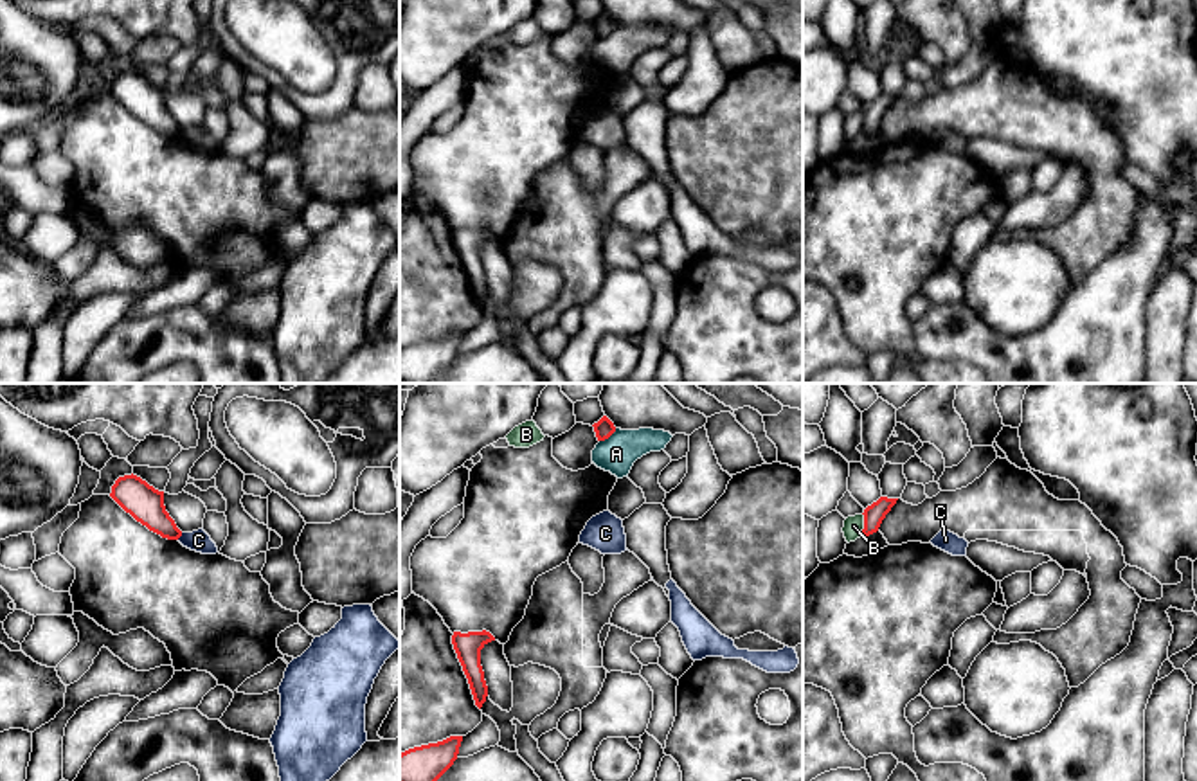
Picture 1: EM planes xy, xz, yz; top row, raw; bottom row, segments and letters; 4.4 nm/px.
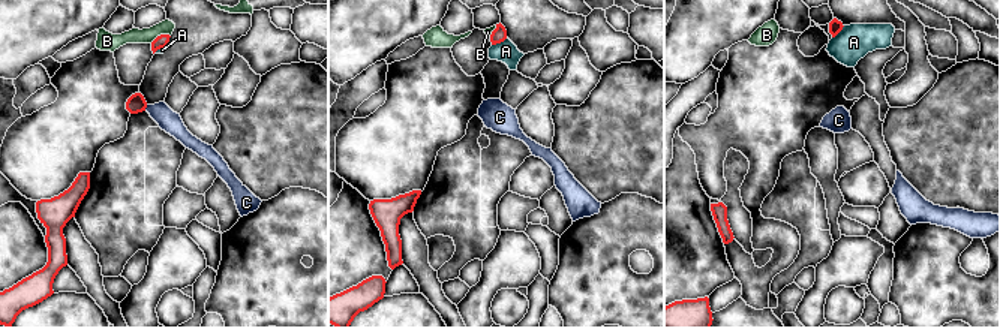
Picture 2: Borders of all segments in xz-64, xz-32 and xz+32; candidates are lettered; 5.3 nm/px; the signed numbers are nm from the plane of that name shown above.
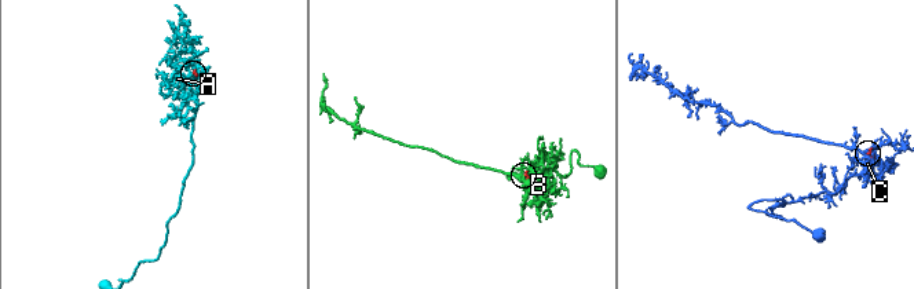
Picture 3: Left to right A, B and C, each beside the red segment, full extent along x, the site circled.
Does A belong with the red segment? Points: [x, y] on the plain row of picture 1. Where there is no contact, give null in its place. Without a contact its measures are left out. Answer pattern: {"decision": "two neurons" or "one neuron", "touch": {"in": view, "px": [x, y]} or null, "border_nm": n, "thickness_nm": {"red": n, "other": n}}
{"decision": "two neurons", "touch": {"in": "xz", "px": [607, 35]}, "border_nm": 100, "thickness_nm": {"red": 90, "other": 160}}

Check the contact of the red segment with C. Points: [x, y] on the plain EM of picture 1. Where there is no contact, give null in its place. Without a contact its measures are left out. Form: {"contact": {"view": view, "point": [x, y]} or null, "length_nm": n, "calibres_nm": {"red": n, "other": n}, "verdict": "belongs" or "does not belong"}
{"contact": {"view": "xy", "point": [179, 134]}, "length_nm": 40, "calibres_nm": {"red": 160, "other": 100}, "verdict": "does not belong"}

